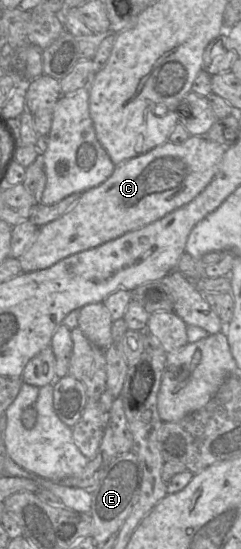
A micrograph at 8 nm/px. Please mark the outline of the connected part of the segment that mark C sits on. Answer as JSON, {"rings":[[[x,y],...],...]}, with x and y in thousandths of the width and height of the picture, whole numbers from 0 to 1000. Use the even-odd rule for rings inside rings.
{"rings":[[[788,246],[759,260],[722,262],[693,257],[481,301],[473,313],[440,330],[340,350],[311,372],[253,395],[162,413],[145,435],[79,468],[91,495],[120,497],[203,488],[290,464],[407,450],[531,423],[573,419],[780,370],[884,326],[934,273],[934,266],[867,255],[855,248]]]}

